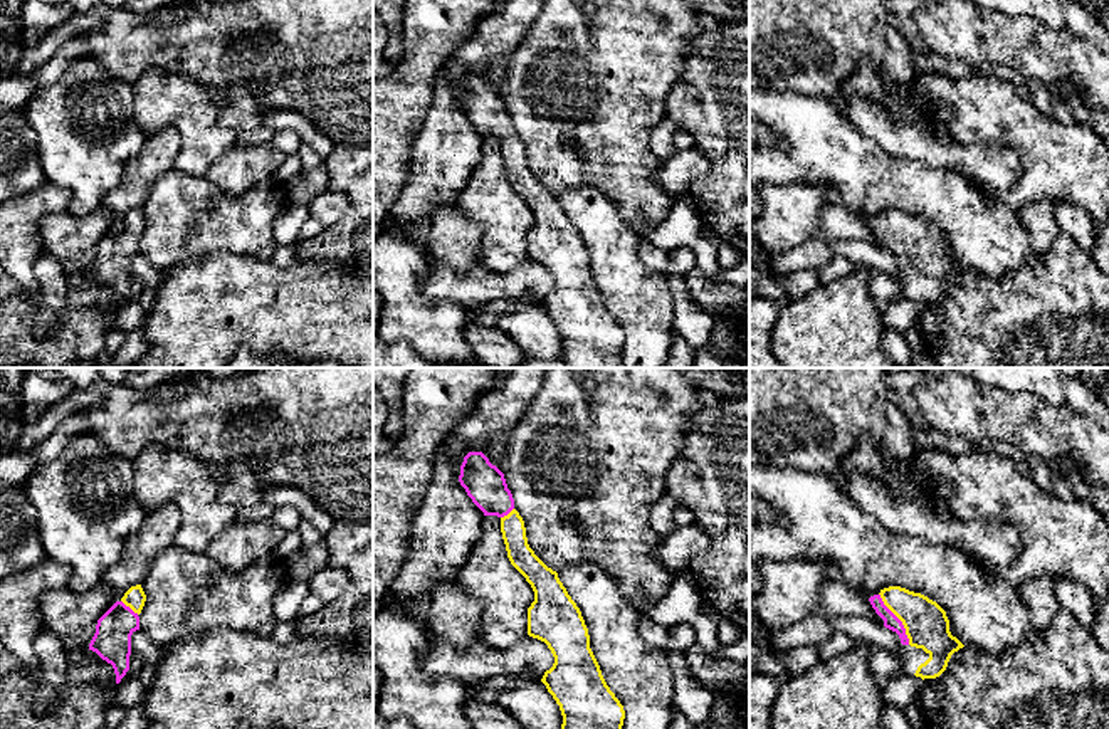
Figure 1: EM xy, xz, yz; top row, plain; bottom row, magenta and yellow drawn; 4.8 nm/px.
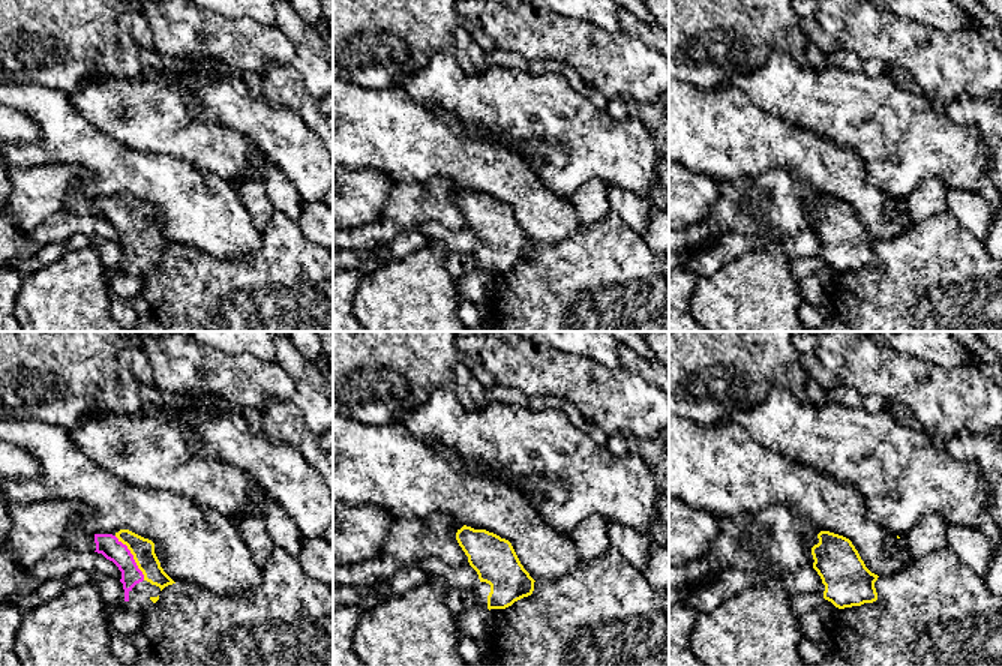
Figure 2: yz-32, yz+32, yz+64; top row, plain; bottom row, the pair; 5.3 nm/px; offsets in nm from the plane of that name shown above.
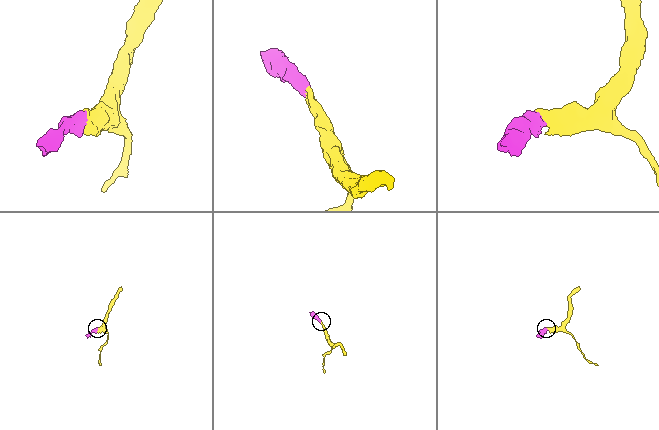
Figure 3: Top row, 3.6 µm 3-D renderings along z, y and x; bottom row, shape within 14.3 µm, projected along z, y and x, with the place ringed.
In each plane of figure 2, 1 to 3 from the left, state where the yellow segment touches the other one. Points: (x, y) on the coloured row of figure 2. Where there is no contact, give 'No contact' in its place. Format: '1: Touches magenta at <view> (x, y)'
1: Touches magenta at yz-32 (132, 557)
2: No contact
3: No contact

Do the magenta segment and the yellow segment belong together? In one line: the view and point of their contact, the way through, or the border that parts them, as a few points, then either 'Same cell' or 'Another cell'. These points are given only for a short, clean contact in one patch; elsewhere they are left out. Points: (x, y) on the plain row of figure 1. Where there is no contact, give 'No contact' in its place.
Touches magenta at yz (898, 242). Path across: yz (891, 246), (898, 242), (916, 242), (926, 249). Same cell

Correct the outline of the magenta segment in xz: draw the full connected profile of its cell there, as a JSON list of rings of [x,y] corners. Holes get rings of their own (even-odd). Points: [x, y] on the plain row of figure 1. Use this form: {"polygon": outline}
{"polygon": [[[469,76],[459,106],[484,139],[501,143],[507,181],[534,215],[528,259],[544,265],[554,281],[541,306],[560,329],[561,361],[568,368],[623,368],[623,329],[602,299],[580,232],[558,197],[529,171],[504,97],[482,76]]]}

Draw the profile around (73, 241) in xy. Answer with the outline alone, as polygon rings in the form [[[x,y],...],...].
[[[104,205],[84,217],[55,212],[40,218],[44,252],[59,260],[64,272],[89,272],[97,244],[116,227],[111,210]]]

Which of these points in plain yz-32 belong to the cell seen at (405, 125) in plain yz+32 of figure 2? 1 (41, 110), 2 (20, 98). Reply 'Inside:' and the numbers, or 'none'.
Inside: 1, 2

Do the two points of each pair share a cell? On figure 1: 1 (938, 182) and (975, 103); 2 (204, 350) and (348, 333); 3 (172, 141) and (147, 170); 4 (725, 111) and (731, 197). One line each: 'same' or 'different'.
1: different
2: same
3: same
4: same

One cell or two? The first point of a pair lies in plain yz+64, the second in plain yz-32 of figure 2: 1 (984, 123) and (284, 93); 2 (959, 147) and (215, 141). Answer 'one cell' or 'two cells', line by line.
1: one cell
2: two cells

